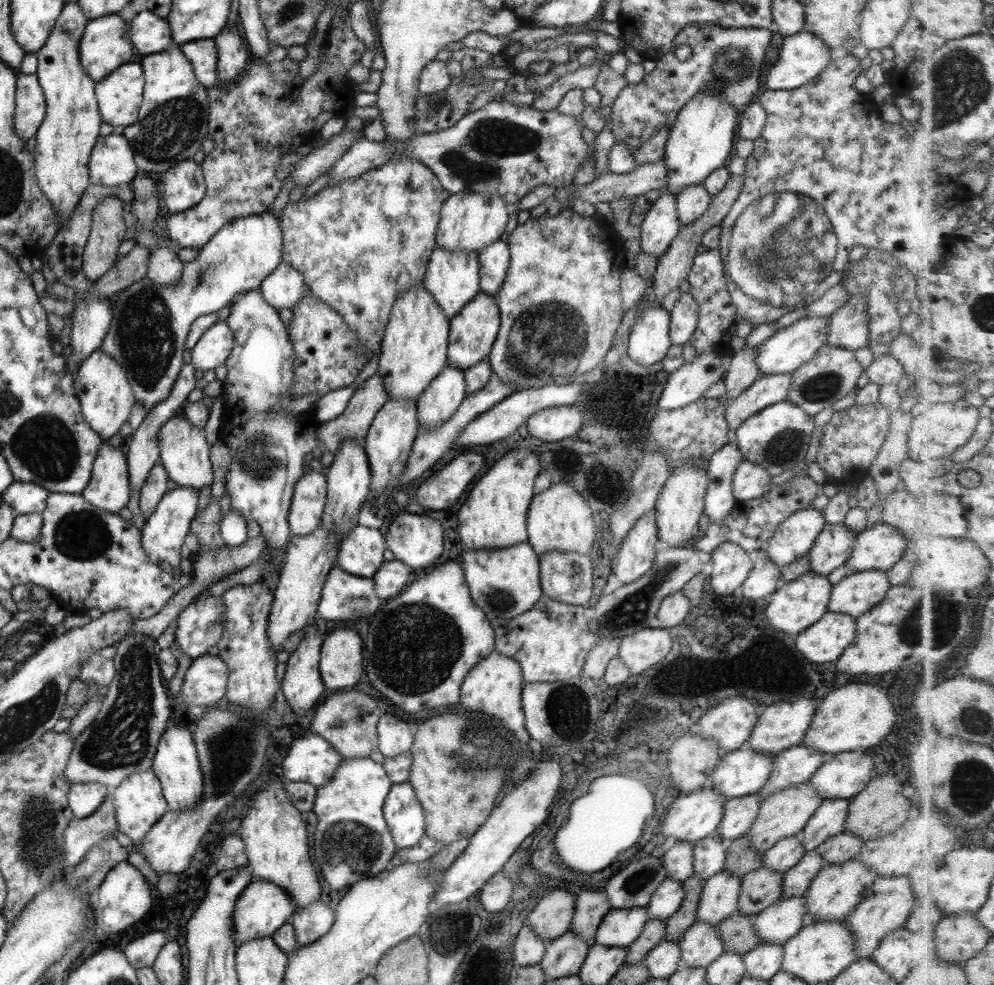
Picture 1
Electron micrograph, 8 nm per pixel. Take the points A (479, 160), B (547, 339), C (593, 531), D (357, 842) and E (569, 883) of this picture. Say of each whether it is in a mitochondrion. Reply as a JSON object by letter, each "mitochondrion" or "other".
{"A":"mitochondrion","B":"mitochondrion","C":"other","D":"mitochondrion","E":"other"}

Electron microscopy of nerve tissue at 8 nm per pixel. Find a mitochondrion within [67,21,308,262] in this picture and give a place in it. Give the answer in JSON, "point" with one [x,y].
{"point":[171,127]}

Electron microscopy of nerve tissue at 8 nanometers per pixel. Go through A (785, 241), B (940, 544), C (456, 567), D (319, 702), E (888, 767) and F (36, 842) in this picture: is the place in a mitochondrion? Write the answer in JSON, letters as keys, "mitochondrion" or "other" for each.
{"A":"mitochondrion","B":"other","C":"other","D":"other","E":"other","F":"mitochondrion"}

